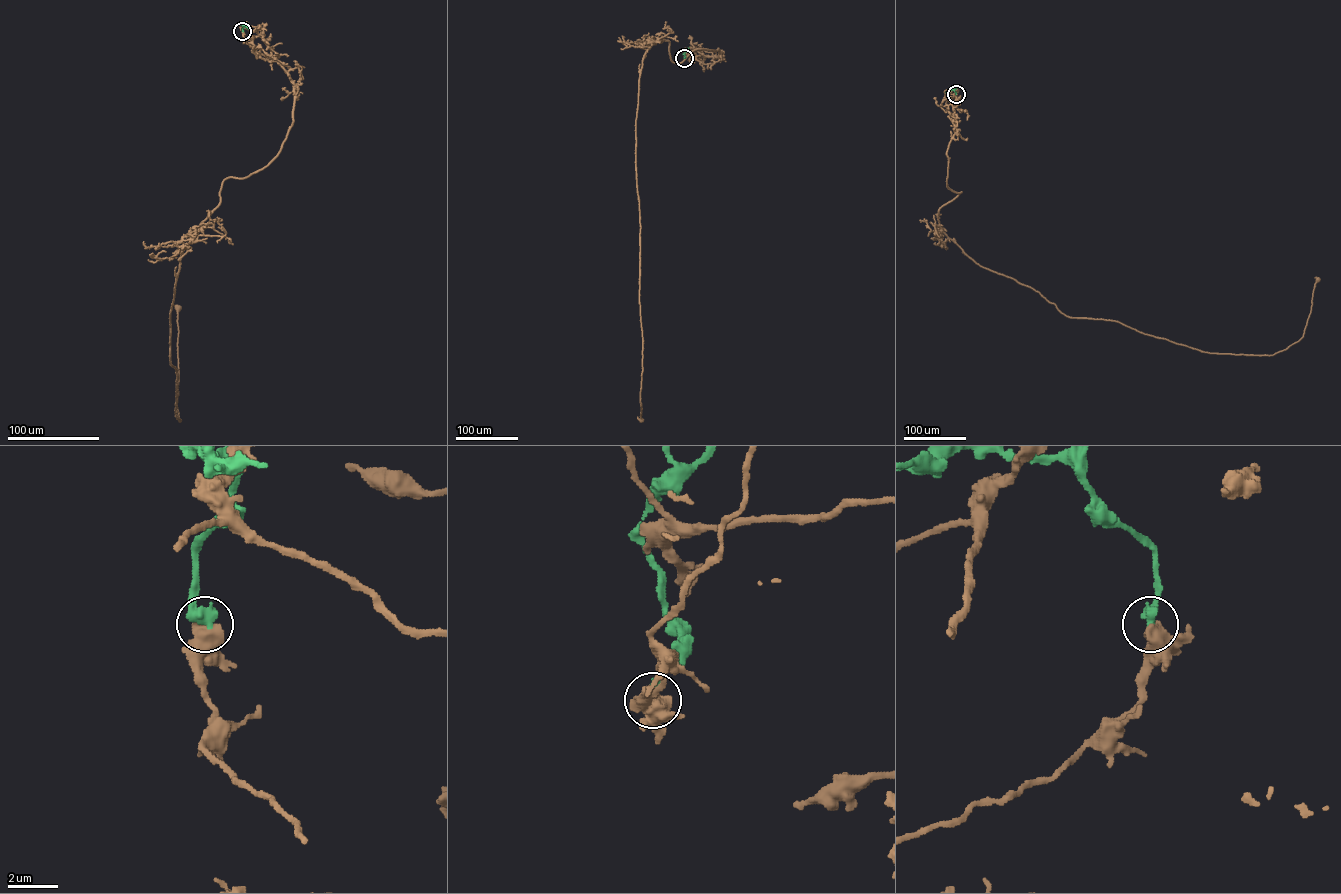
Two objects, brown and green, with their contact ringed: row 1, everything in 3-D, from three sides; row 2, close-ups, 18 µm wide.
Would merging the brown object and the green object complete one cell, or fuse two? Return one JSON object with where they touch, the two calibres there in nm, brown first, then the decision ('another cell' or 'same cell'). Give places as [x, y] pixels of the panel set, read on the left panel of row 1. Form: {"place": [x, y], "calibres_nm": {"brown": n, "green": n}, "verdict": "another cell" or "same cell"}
{"place": [242, 31], "calibres_nm": {"brown": 750, "green": 500}, "verdict": "another cell"}

